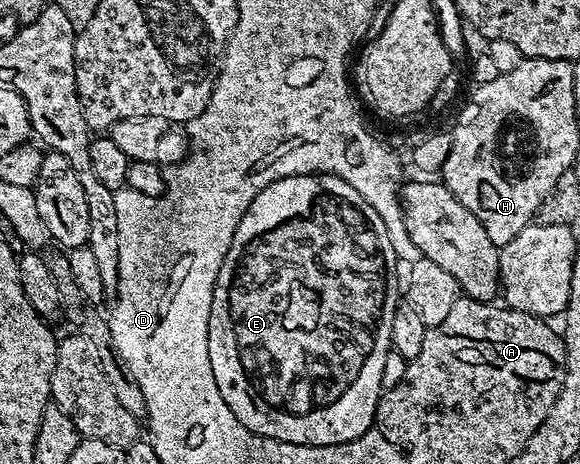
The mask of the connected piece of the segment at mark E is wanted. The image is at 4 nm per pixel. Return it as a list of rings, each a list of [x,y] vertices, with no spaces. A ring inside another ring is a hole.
[[[306,173],[277,179],[255,196],[221,263],[221,271],[215,280],[207,328],[209,363],[213,367],[213,379],[217,379],[217,391],[221,391],[221,399],[229,403],[229,411],[237,415],[246,429],[262,437],[298,445],[349,443],[349,439],[357,439],[369,432],[374,426],[377,403],[384,390],[381,370],[385,367],[388,353],[392,352],[393,311],[401,300],[401,281],[400,278],[399,281],[395,278],[395,265],[397,266],[397,258],[393,243],[389,243],[389,231],[385,231],[381,215],[377,215],[377,211],[373,211],[373,207],[365,203],[357,187],[349,187],[349,183],[345,183],[345,179],[337,175]]]

